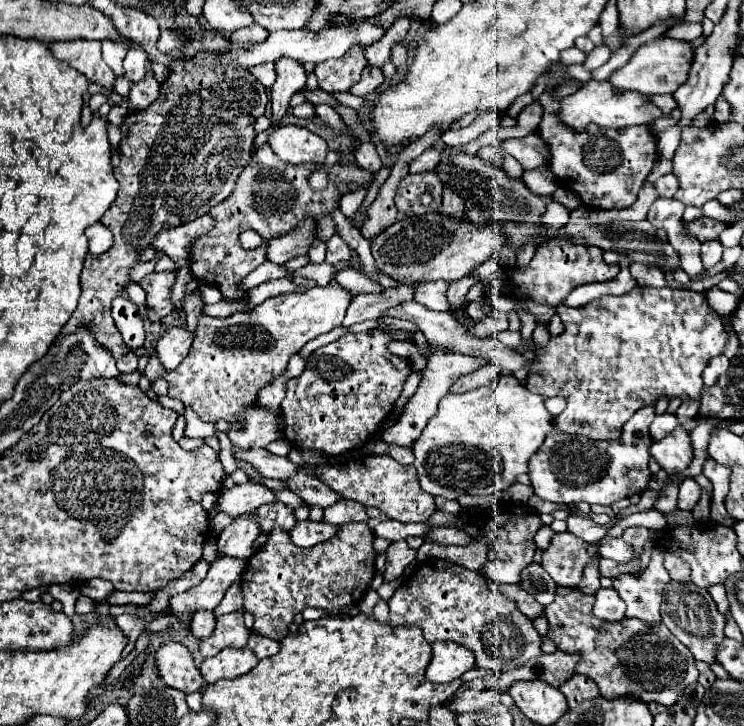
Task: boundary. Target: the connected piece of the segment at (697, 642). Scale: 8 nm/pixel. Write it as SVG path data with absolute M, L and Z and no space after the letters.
M670 582L668 588L664 588L662 596L662 622L692 652L696 660L716 664L716 652L724 640L726 620L704 588L696 588L692 582Z

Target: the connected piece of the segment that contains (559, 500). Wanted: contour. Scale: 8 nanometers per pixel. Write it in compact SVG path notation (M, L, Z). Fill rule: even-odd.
M640 408L628 424L622 426L620 440L588 440L582 436L568 436L552 430L540 452L528 462L528 476L532 480L534 494L542 500L556 504L580 504L610 506L630 494L646 490L650 480L648 448L652 444L650 424L654 420L654 408Z

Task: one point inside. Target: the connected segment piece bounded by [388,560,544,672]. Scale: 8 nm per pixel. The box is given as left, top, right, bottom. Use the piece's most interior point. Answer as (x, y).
(449, 602)

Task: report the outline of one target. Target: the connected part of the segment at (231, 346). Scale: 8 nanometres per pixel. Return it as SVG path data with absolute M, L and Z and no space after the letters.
M332 280L328 286L314 286L300 294L292 292L292 294L268 298L250 312L236 312L228 318L212 318L212 316L204 315L198 320L196 338L190 348L190 354L178 364L178 368L172 372L164 372L164 366L160 364L158 356L154 354L148 360L148 368L144 370L144 376L150 382L154 382L156 378L164 378L168 382L168 396L176 398L184 406L192 408L204 422L216 424L218 420L226 420L230 426L240 428L238 414L242 414L252 404L256 404L260 390L264 386L268 386L272 380L276 380L278 376L282 376L290 356L300 352L300 348L308 340L312 340L324 332L330 332L332 328L342 324L342 318L346 314L350 298L352 298L352 294L348 290L344 290L336 280Z

